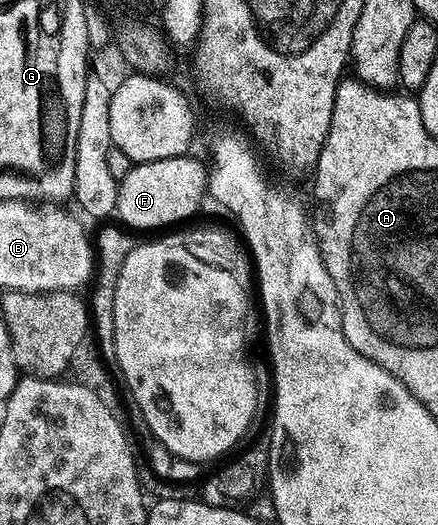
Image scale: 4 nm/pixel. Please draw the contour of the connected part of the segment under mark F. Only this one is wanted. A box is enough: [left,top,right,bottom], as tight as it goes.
[115,154,208,230]

